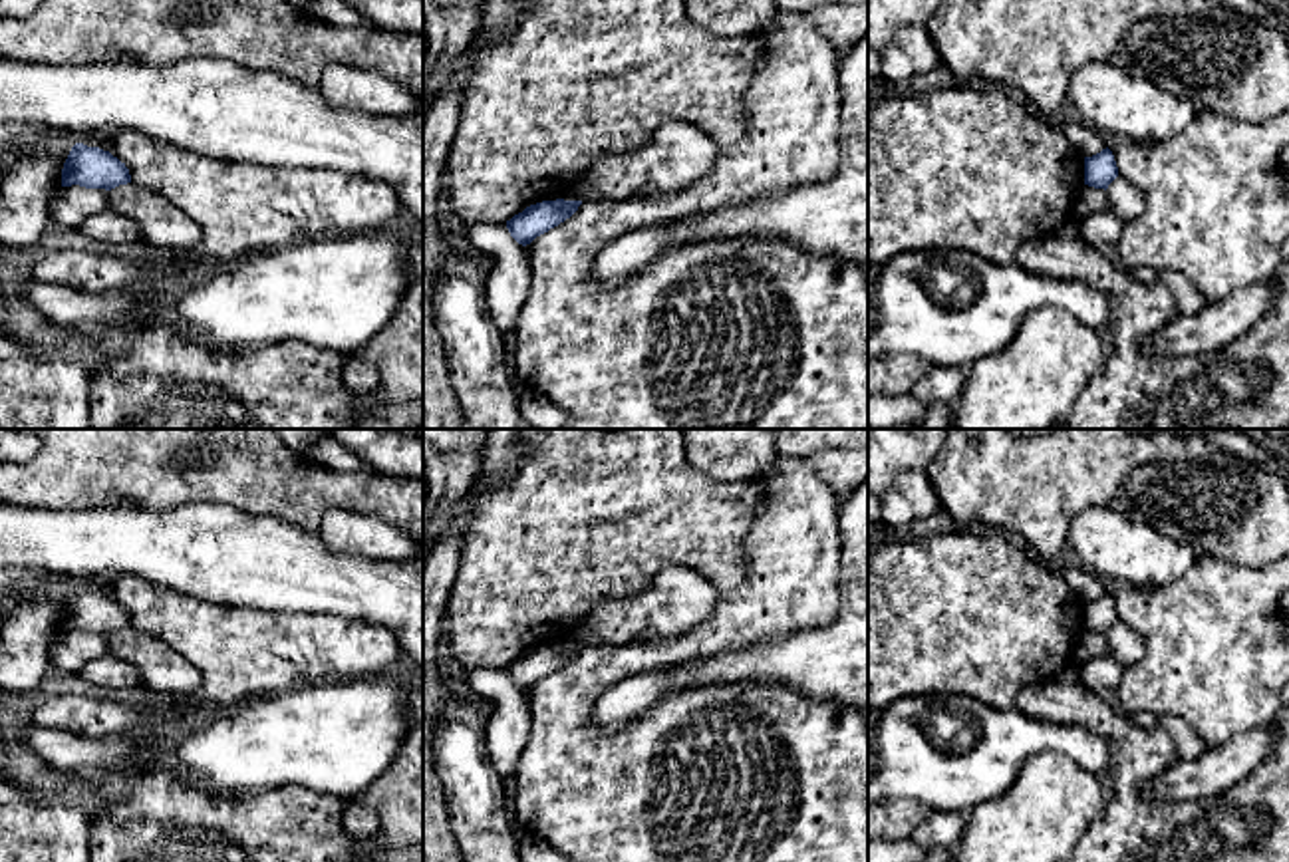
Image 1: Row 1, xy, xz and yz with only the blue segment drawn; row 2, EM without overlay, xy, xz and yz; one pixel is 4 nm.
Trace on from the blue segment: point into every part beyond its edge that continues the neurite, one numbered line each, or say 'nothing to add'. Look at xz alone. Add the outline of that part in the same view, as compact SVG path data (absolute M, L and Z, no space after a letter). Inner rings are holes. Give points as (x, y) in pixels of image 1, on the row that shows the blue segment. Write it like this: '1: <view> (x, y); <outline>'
nothing to add

